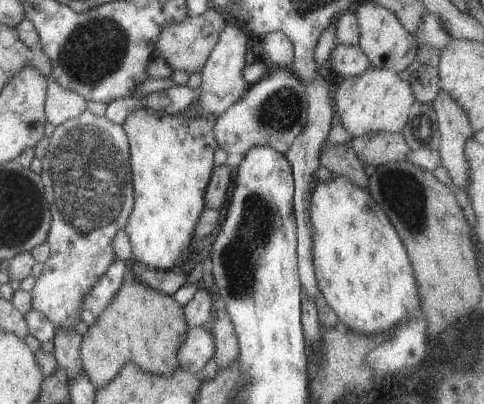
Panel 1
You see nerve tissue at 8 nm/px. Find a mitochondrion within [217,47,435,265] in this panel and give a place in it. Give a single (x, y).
(403, 194)

